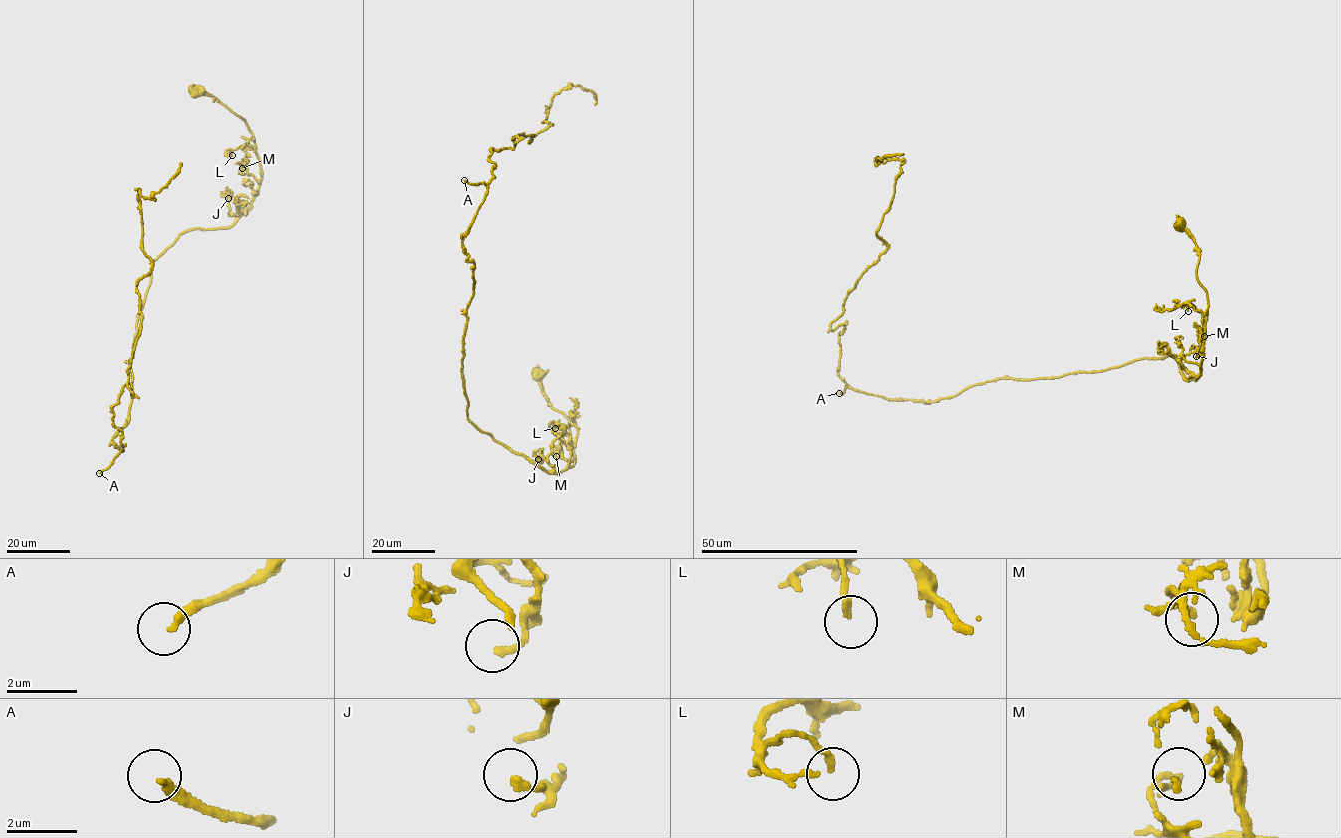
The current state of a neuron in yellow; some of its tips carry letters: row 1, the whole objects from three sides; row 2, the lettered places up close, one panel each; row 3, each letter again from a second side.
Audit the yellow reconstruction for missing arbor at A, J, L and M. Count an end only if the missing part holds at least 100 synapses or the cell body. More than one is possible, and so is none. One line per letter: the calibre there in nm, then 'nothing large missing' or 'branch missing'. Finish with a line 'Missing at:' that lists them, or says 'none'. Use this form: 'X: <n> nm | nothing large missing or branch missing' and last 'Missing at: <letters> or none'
A: 240 nm | branch missing
J: 200 nm | nothing large missing
L: 150 nm | nothing large missing
M: 190 nm | nothing large missing
Missing at: A

